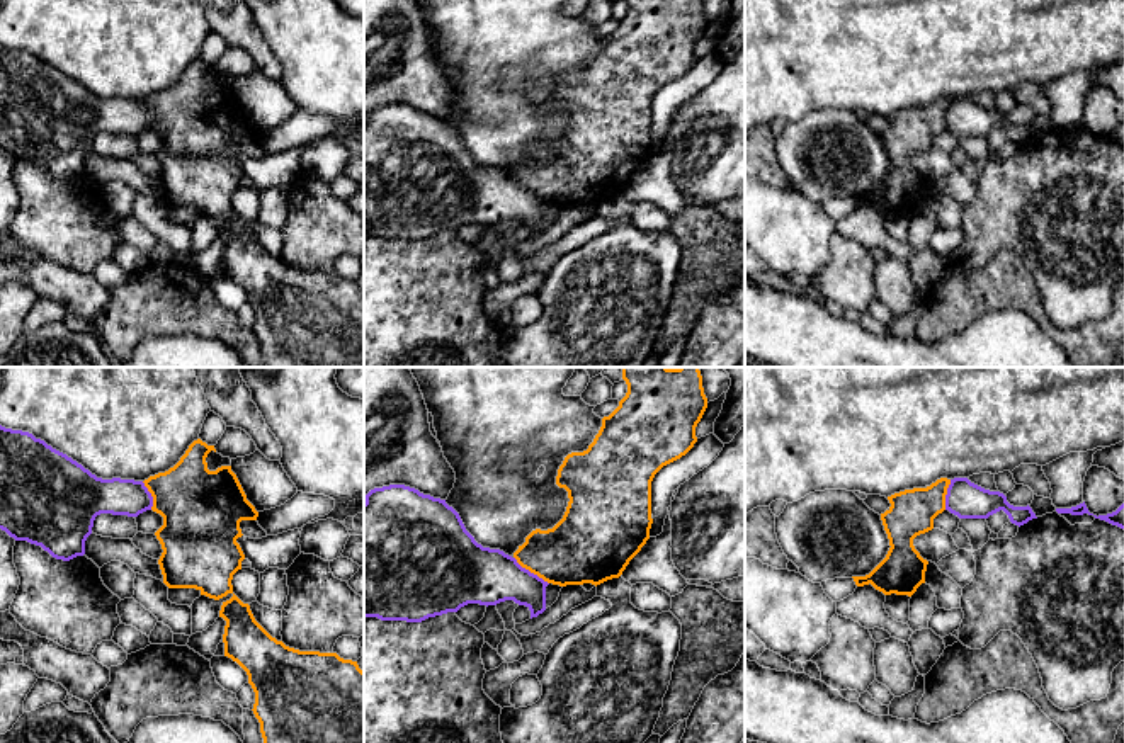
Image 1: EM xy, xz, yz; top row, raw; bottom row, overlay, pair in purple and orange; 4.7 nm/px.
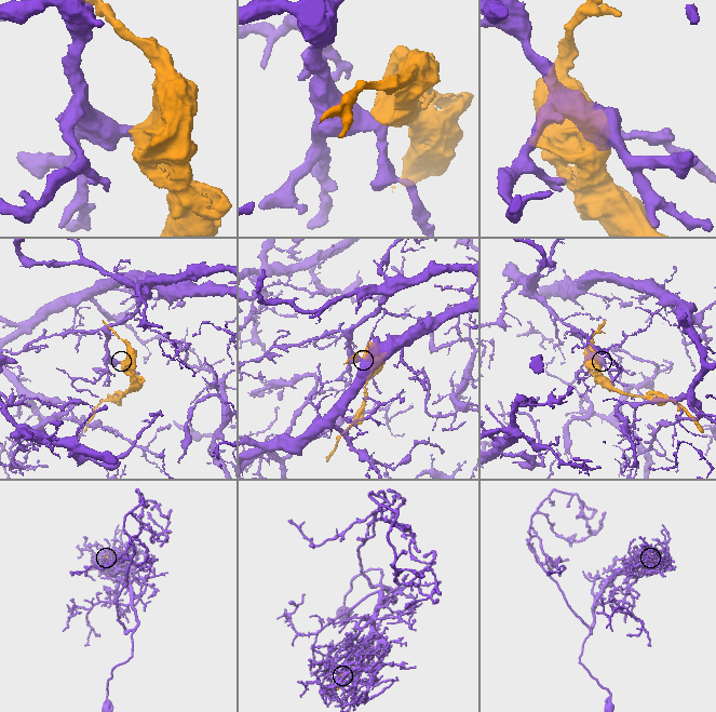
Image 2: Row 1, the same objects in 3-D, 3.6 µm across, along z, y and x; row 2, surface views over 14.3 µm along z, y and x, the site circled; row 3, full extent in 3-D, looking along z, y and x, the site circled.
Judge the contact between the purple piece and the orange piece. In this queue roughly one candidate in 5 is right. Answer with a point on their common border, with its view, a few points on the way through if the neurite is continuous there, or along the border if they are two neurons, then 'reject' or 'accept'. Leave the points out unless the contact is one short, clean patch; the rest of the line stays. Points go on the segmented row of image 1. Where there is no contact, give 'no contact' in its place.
meets purple in xz at (529, 572); border along xz (514, 556), (522, 567), (548, 584); reject

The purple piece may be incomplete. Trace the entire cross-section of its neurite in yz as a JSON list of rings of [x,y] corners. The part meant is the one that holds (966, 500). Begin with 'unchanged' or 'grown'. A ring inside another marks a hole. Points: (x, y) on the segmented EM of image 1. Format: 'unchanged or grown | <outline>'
unchanged | [[[968,478],[951,479],[945,495],[945,510],[959,519],[988,519],[1003,510],[1010,522],[1019,527],[1037,519],[1029,505],[1013,507],[1007,502],[1003,493],[985,490],[971,483]]]

